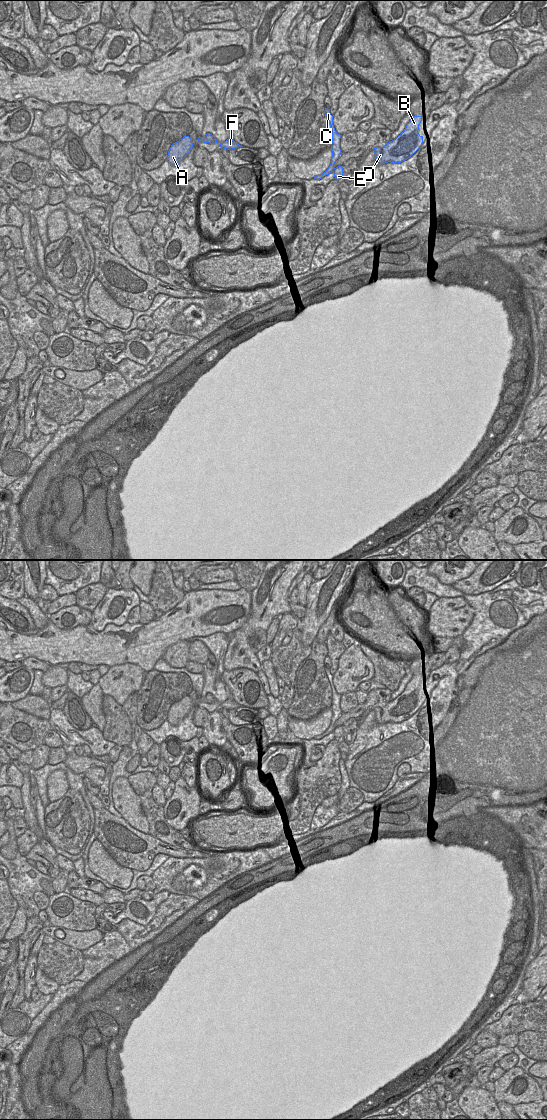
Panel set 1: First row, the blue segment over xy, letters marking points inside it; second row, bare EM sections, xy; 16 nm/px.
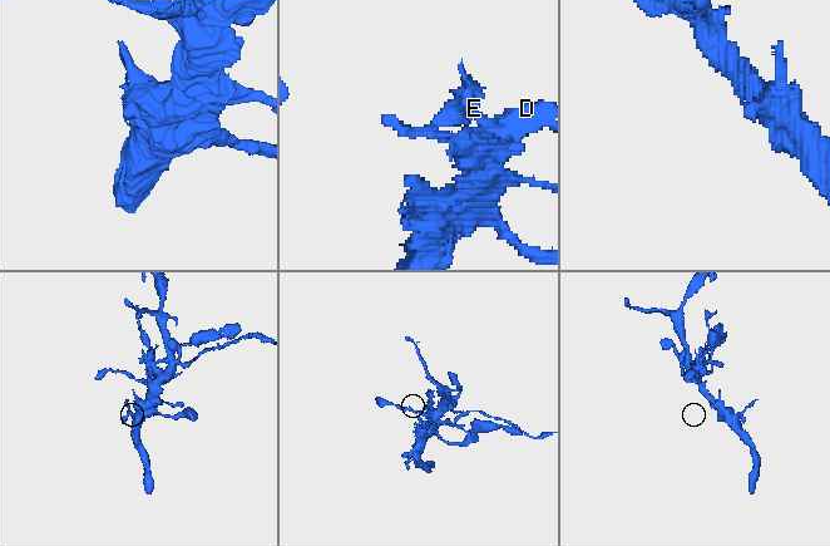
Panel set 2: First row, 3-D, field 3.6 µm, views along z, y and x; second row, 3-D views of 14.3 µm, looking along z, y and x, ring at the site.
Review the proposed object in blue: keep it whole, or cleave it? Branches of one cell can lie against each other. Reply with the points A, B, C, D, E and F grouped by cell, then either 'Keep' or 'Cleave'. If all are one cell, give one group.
Groups: A B D E F / C. Cleave.

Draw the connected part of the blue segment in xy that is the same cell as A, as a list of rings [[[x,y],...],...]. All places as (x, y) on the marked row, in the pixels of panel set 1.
[[[184,136],[171,145],[166,160],[172,166],[177,166],[188,155],[192,147],[193,143],[191,138],[189,136]]]

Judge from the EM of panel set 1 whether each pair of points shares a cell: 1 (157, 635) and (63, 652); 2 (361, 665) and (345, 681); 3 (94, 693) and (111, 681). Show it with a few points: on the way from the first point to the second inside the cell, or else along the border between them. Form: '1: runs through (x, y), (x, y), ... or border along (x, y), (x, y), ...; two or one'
1: runs through (134, 644), (86, 646); one
2: runs through (357, 669), (349, 677); one
3: border along (98, 683), (104, 694); two

